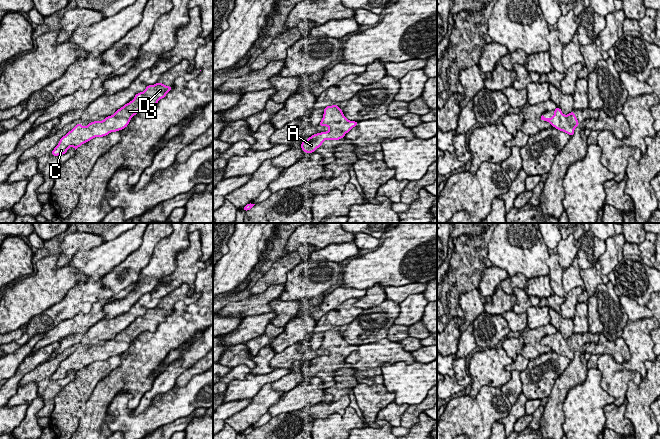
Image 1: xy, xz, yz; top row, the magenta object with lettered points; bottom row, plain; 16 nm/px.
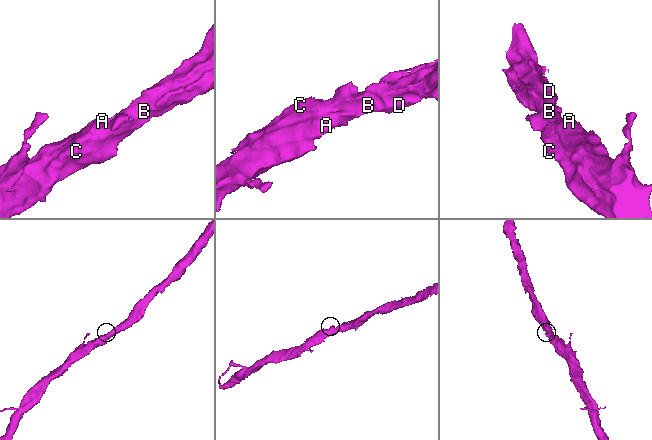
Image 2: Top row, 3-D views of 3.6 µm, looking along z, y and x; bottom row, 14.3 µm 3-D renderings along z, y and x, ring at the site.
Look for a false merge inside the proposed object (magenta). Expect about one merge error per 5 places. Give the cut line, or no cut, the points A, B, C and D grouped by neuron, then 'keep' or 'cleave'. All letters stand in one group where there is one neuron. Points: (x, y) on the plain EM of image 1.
no cut | A B C D | keep

